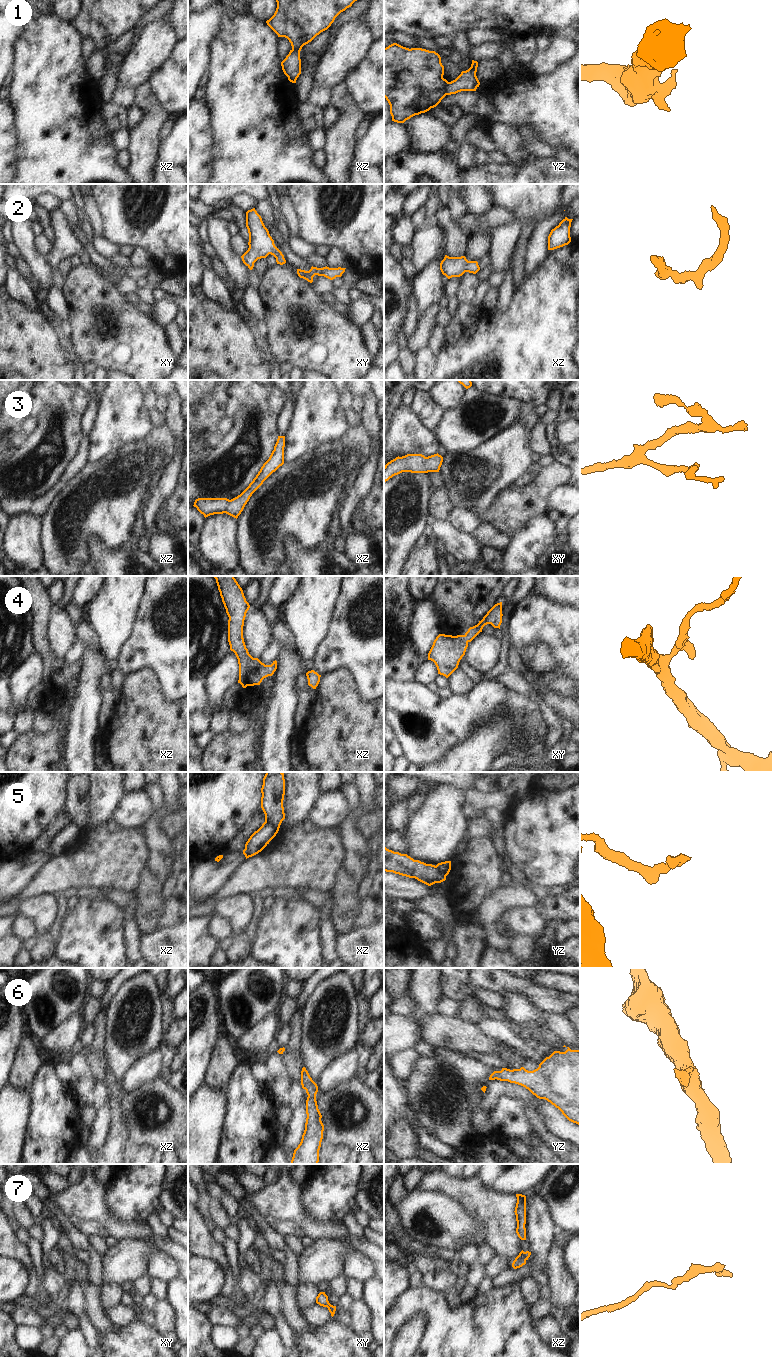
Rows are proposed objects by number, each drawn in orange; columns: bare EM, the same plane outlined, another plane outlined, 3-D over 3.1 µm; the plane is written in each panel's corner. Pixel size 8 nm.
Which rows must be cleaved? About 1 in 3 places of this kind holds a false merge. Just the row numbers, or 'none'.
1, 5

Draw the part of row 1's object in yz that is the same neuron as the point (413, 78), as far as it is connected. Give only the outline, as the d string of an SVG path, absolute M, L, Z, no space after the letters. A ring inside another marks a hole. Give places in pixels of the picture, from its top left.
M397 43L384 48L384 97L390 105L392 121L404 123L411 117L436 107L446 96L448 81L443 75L441 57L435 51L409 49Z

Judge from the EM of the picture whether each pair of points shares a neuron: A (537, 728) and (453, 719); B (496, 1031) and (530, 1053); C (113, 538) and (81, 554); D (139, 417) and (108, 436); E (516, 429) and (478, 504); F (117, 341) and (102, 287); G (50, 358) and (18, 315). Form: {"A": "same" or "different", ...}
{"A": "same", "B": "same", "C": "same", "D": "same", "E": "same", "F": "same", "G": "same"}

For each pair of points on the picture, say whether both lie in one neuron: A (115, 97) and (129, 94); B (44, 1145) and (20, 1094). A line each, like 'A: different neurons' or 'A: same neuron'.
A: same neuron
B: different neurons

